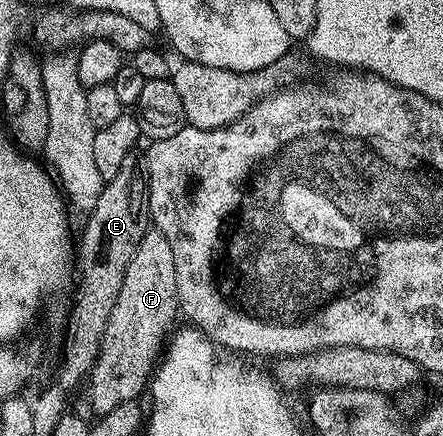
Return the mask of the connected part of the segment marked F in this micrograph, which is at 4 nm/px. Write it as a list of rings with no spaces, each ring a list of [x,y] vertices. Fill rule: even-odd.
[[[151,228],[140,244],[136,244],[132,260],[128,260],[124,284],[120,284],[120,296],[116,296],[112,316],[108,316],[108,324],[104,328],[98,359],[88,375],[90,402],[94,405],[95,415],[101,416],[112,412],[112,408],[120,404],[134,402],[141,390],[143,393],[163,349],[166,332],[179,314],[172,244],[168,244],[168,236],[164,236],[164,232]]]

